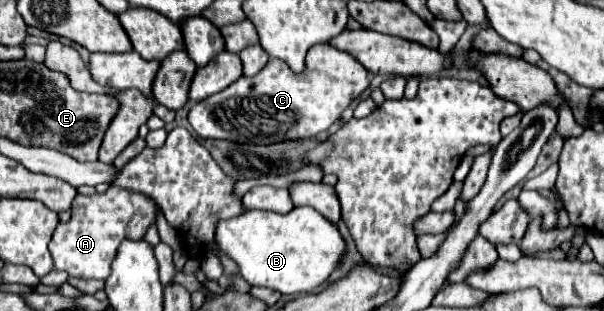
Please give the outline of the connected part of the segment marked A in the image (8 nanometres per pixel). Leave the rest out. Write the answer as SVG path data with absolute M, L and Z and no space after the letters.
M111 185L105 193L95 193L95 195L77 195L77 199L73 201L73 211L71 211L71 221L69 223L59 223L59 227L53 233L53 239L49 243L49 251L53 255L55 261L55 269L57 271L65 271L69 277L75 279L97 279L104 280L111 273L111 261L117 253L119 243L129 237L129 239L139 239L145 235L149 223L155 221L155 201L143 193L135 193L129 189L121 189Z

